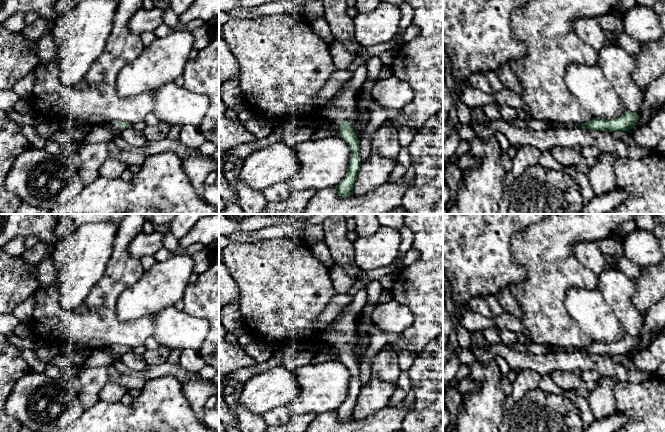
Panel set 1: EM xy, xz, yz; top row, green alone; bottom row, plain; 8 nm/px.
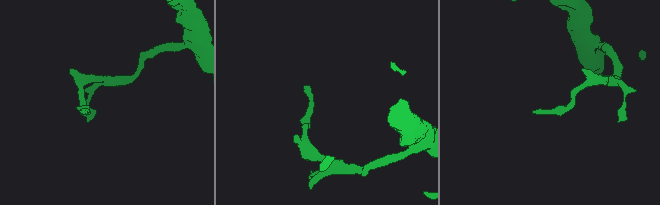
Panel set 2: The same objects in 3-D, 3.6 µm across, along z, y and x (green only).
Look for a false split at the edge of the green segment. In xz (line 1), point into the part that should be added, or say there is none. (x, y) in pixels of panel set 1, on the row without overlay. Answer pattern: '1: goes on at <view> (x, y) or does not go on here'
1: goes on at xz (340, 332)

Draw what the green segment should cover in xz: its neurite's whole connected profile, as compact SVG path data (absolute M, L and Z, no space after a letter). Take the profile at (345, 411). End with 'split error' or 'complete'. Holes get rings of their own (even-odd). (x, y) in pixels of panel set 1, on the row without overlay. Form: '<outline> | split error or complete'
M364 286L354 296L353 301L342 310L342 315L329 324L325 332L319 336L319 341L339 347L339 361L347 367L351 374L346 399L336 409L337 416L342 421L347 421L353 416L354 407L361 391L360 364L350 346L353 344L353 334L357 318L366 302L367 288Z | split error

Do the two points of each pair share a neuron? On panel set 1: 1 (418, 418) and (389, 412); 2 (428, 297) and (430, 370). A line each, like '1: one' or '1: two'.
1: two
2: two

